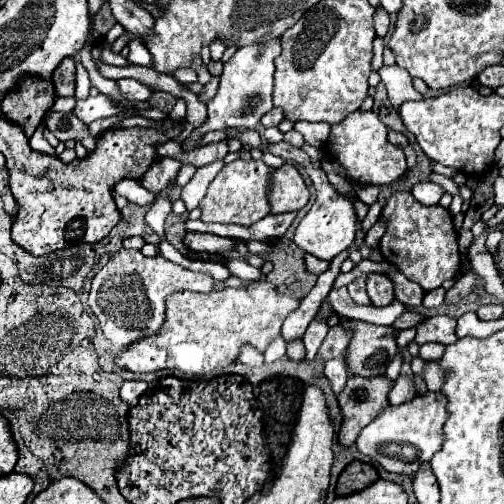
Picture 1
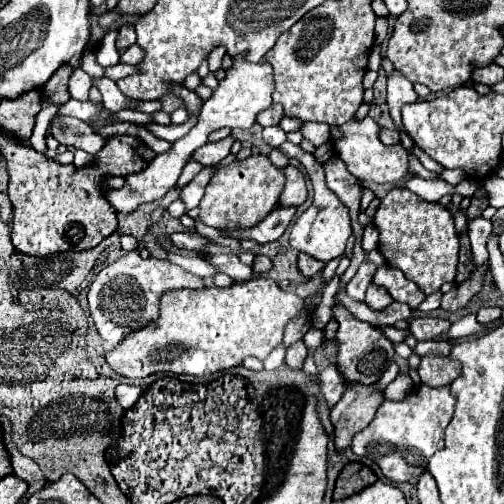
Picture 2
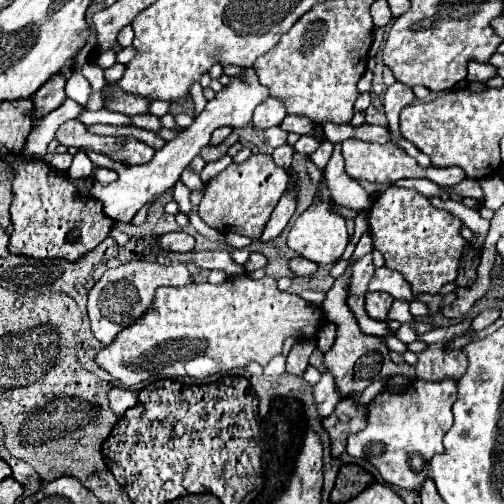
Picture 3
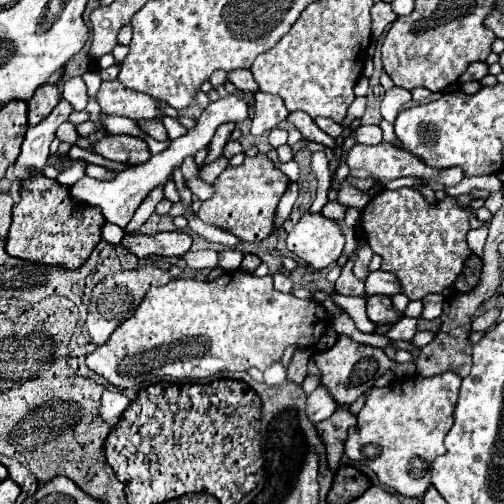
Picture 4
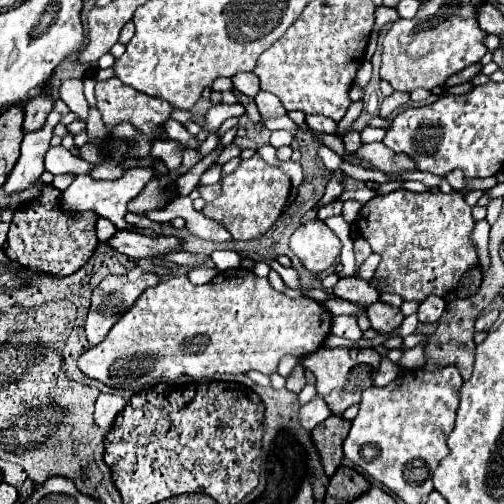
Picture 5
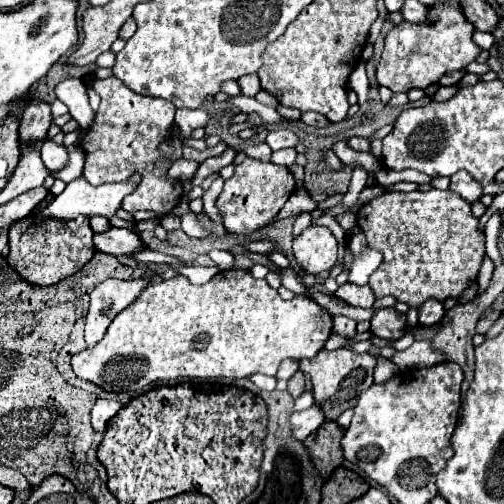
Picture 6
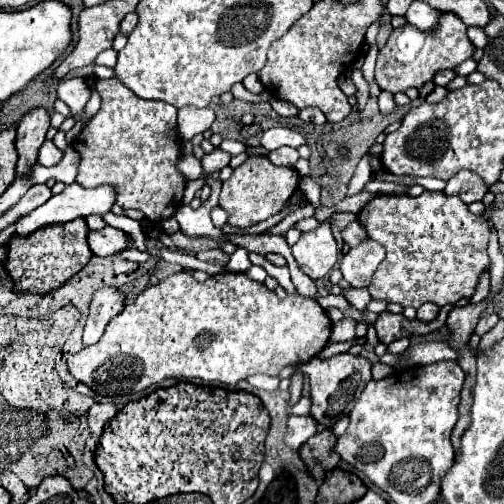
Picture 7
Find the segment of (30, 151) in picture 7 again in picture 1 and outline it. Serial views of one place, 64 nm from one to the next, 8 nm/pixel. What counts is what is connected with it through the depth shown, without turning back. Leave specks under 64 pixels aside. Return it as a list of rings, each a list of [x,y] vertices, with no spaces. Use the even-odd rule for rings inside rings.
[[[64,58],[60,66],[52,74],[52,82],[56,86],[56,96],[74,96],[76,86],[76,62],[74,58]]]

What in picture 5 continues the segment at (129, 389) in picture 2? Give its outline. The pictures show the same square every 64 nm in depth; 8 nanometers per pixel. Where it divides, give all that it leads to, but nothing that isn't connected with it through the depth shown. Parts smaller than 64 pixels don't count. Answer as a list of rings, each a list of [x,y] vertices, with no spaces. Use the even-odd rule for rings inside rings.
[[[100,394],[98,400],[96,400],[96,410],[94,410],[94,420],[100,428],[108,430],[116,416],[124,410],[126,406],[126,400],[118,394]]]

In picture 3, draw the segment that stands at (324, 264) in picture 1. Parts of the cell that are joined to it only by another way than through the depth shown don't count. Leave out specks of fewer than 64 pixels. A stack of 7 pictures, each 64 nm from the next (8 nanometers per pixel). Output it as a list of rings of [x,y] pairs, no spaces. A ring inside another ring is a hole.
[[[296,256],[292,262],[290,262],[290,268],[298,274],[298,276],[312,276],[316,272],[316,262],[312,260],[306,260],[302,256]]]

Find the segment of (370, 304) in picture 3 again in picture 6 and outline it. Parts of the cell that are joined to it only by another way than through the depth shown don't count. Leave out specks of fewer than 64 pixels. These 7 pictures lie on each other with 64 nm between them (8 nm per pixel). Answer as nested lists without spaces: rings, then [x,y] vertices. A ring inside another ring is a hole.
[[[378,308],[370,320],[372,334],[386,340],[398,340],[406,332],[406,316],[396,308]]]

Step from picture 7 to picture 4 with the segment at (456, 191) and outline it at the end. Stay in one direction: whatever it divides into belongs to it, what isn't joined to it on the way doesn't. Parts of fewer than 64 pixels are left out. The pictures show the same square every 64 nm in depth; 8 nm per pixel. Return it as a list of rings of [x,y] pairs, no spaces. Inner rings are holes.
[[[388,142],[376,144],[376,146],[366,146],[366,144],[354,144],[348,152],[346,152],[346,164],[350,170],[366,170],[374,180],[378,180],[380,184],[386,184],[390,180],[402,178],[402,176],[414,176],[420,180],[432,180],[438,182],[442,186],[456,186],[462,178],[464,172],[460,168],[446,168],[446,170],[436,170],[436,168],[428,168],[420,158],[412,156],[410,152],[404,152]]]

